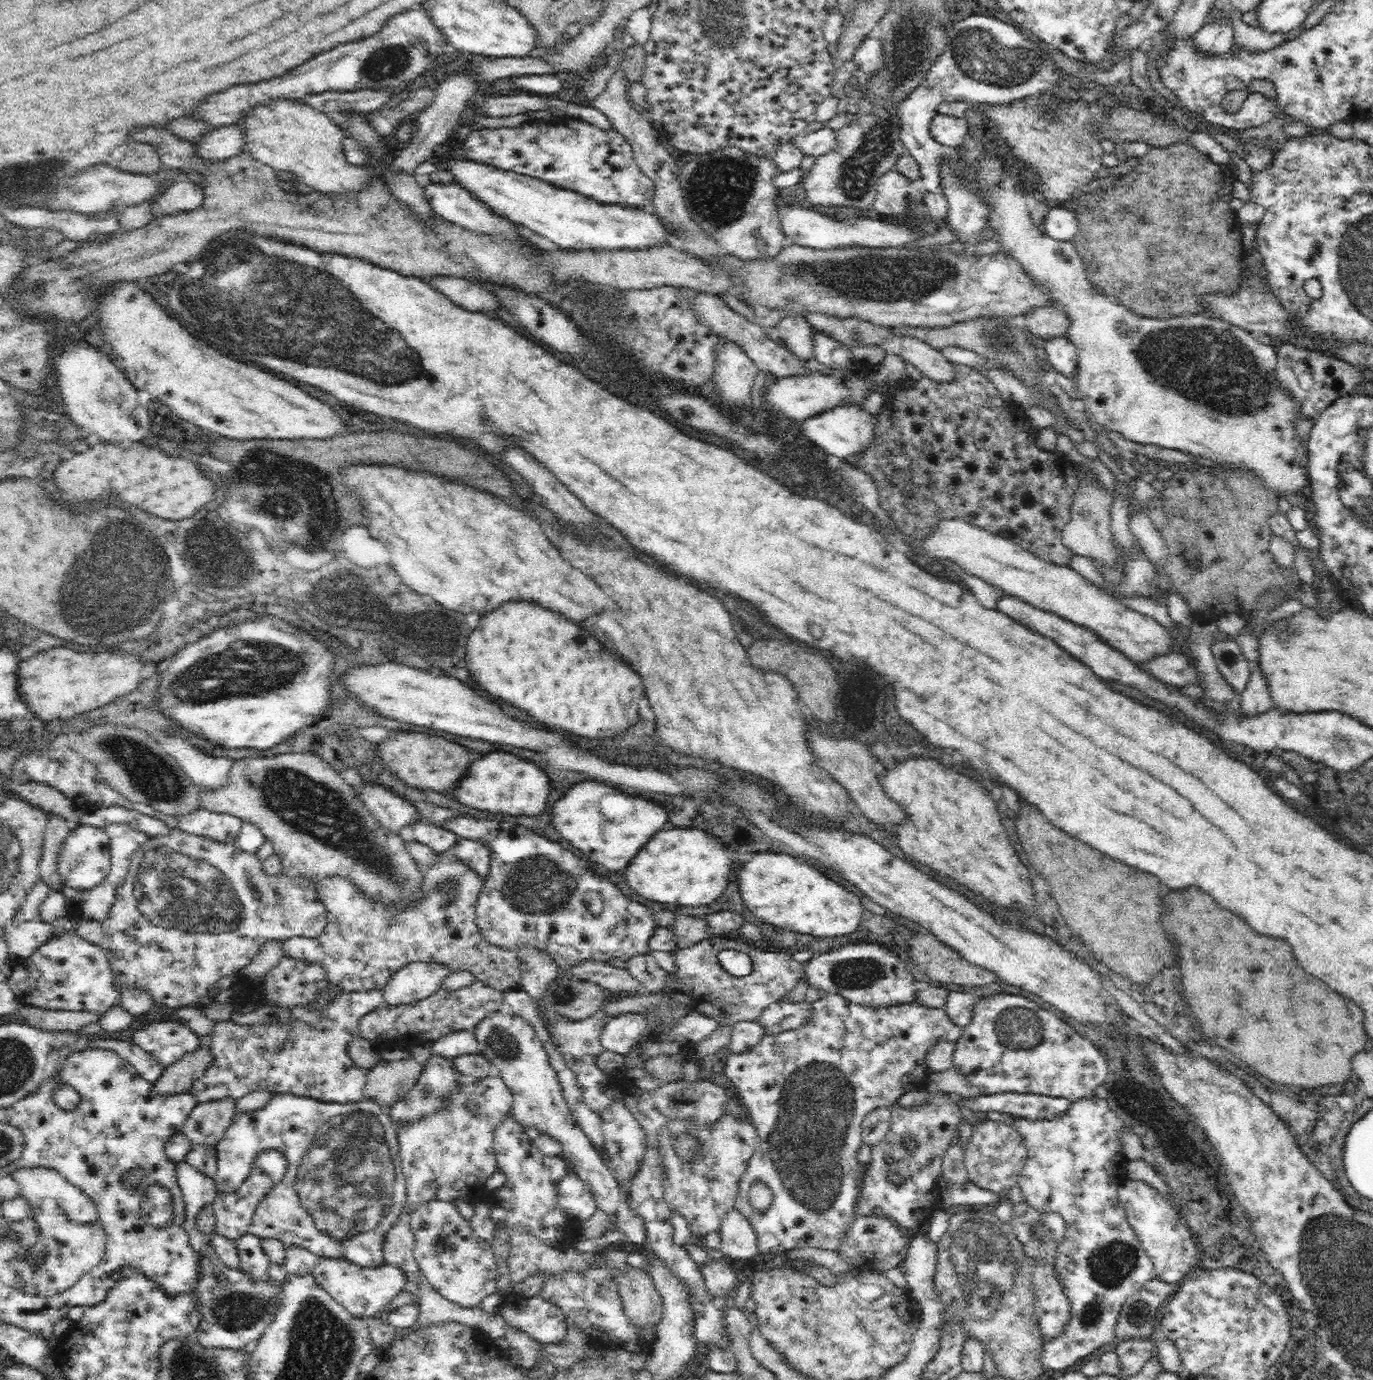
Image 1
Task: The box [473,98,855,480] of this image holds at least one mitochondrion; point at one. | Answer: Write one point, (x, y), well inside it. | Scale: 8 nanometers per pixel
(720, 188)

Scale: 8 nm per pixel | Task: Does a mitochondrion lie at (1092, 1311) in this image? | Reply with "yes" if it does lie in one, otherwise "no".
yes

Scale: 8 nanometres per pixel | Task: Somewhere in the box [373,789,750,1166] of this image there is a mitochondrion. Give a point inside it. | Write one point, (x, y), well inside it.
(536, 885)

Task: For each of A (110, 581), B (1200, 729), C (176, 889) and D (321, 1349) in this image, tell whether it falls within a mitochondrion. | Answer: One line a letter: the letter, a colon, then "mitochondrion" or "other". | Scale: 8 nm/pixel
A: mitochondrion
B: other
C: mitochondrion
D: mitochondrion

